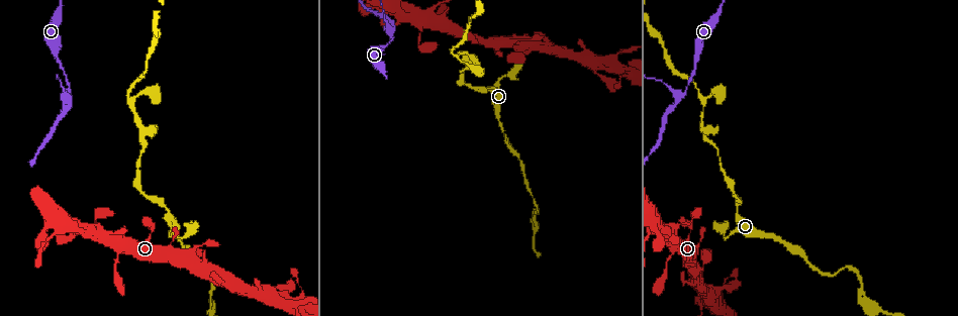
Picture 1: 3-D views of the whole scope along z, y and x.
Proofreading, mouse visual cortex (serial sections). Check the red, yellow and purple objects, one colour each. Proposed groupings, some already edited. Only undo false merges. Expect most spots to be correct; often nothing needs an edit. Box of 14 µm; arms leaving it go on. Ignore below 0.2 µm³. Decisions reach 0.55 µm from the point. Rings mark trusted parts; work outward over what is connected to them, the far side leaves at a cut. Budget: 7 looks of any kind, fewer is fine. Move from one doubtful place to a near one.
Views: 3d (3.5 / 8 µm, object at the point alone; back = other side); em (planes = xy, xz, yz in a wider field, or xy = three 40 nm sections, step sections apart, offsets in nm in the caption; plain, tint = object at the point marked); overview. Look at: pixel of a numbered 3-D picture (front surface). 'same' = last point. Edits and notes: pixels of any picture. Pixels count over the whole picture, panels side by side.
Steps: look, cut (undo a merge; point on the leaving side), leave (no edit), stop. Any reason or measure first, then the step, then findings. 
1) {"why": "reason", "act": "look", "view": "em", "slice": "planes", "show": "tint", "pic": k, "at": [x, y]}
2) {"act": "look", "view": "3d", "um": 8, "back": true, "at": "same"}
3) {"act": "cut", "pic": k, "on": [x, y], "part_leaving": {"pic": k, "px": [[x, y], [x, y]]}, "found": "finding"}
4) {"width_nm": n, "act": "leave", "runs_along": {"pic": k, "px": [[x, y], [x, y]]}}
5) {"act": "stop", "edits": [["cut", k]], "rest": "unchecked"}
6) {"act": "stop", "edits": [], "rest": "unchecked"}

{"why": "three arms meet", "act": "look", "view": "3d", "um": 3.5, "pic": 1, "at": [679, 97]}

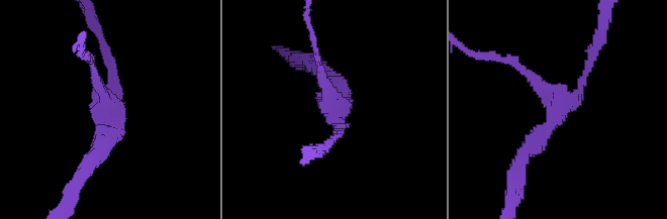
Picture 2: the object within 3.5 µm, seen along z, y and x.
{"act": "look", "view": "em", "slice": "planes", "show": "plain", "pic": 2, "at": [109, 103]}

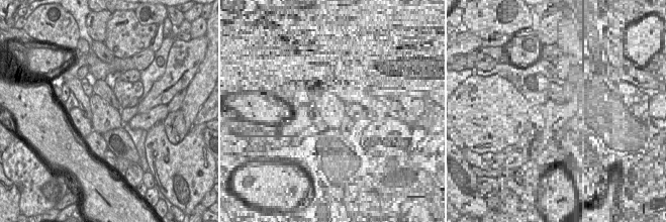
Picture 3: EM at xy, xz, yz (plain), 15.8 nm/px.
{"why": "with the object marked", "act": "look", "view": "em", "slice": "planes", "show": "tint", "at": "same"}

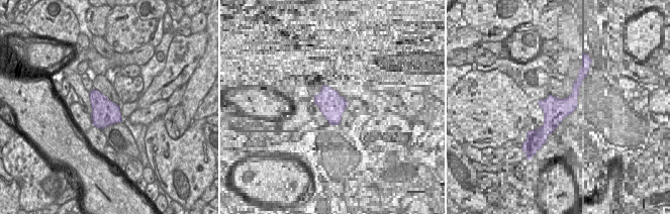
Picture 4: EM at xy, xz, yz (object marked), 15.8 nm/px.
{"act": "leave", "runs_along": {"pic": 2, "px": [[595, 50], [580, 91], [523, 156]]}, "found": "one cell here"}

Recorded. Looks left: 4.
{"why": "a narrow waist", "act": "look", "view": "3d", "um": 8, "pic": 1, "at": [162, 206]}

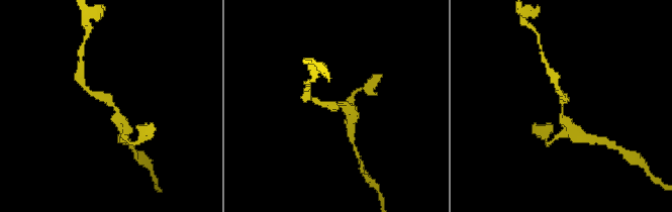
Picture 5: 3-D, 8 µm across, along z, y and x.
{"why": "closer look", "act": "look", "view": "3d", "um": 3.5, "pic": 5, "at": [113, 102]}

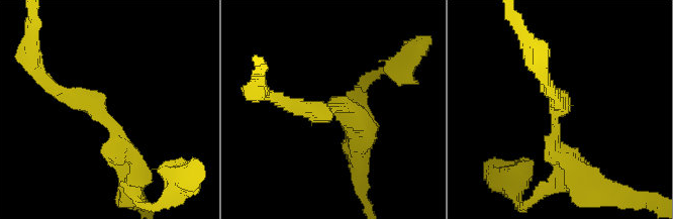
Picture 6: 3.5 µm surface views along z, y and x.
{"arm_widths_nm": [200, 250], "act": "look", "view": "em", "slice": "xy", "step": 2, "show": "tint", "pic": 6, "at": [557, 115]}

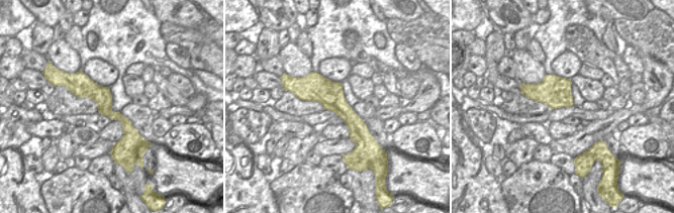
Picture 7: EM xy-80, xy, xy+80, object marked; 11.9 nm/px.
{"width_nm": 320, "act": "leave", "runs_along": {"pic": 6, "px": [[131, 169], [106, 119], [47, 82]]}, "found": "all the same cell"}

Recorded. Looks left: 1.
{"act": "stop", "edits": [], "rest": "unchecked"}

